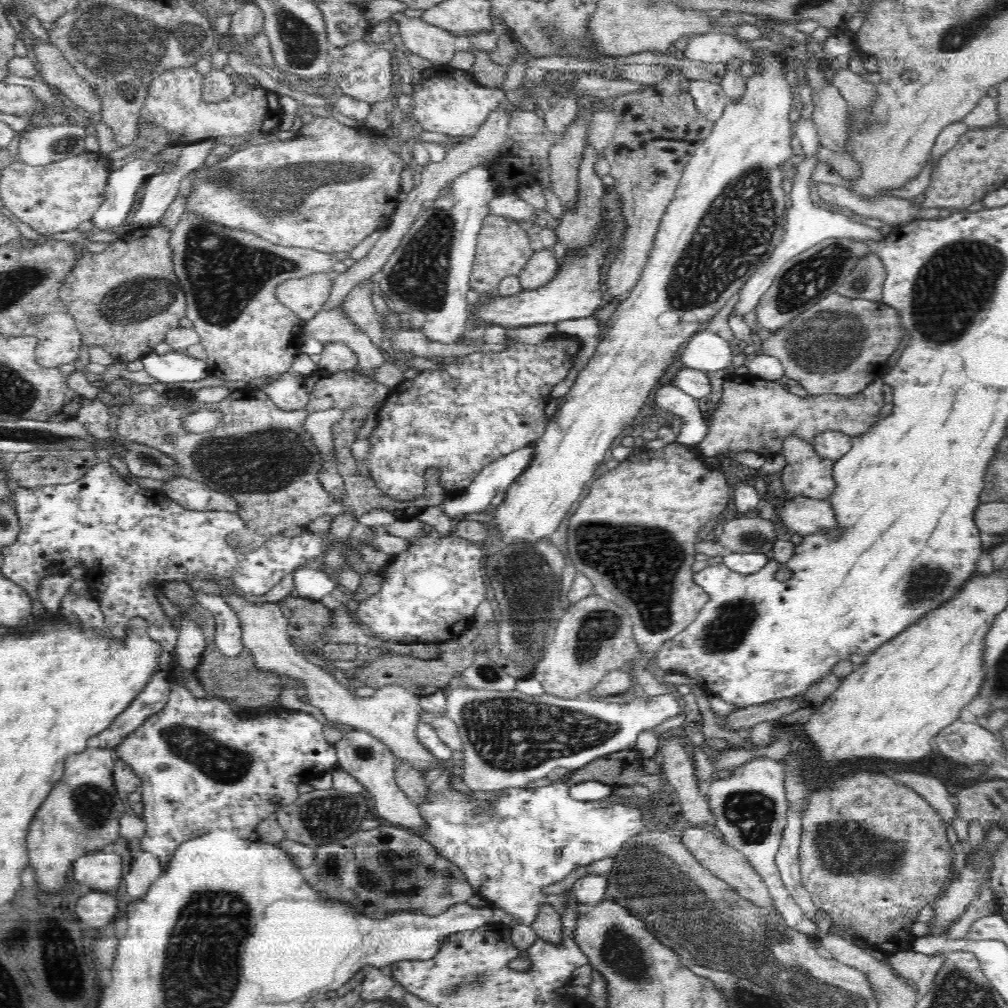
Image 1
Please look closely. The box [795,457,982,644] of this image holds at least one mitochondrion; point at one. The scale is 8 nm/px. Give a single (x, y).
(924, 583)

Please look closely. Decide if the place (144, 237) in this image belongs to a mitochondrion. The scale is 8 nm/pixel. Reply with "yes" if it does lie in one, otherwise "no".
no

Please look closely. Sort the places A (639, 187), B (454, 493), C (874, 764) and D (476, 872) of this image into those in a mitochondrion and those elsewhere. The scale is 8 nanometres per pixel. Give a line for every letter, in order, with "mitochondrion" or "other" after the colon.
A: mitochondrion
B: other
C: other
D: other

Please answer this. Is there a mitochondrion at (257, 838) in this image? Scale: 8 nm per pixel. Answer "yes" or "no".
no

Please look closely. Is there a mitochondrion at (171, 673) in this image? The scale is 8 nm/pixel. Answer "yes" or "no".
no

